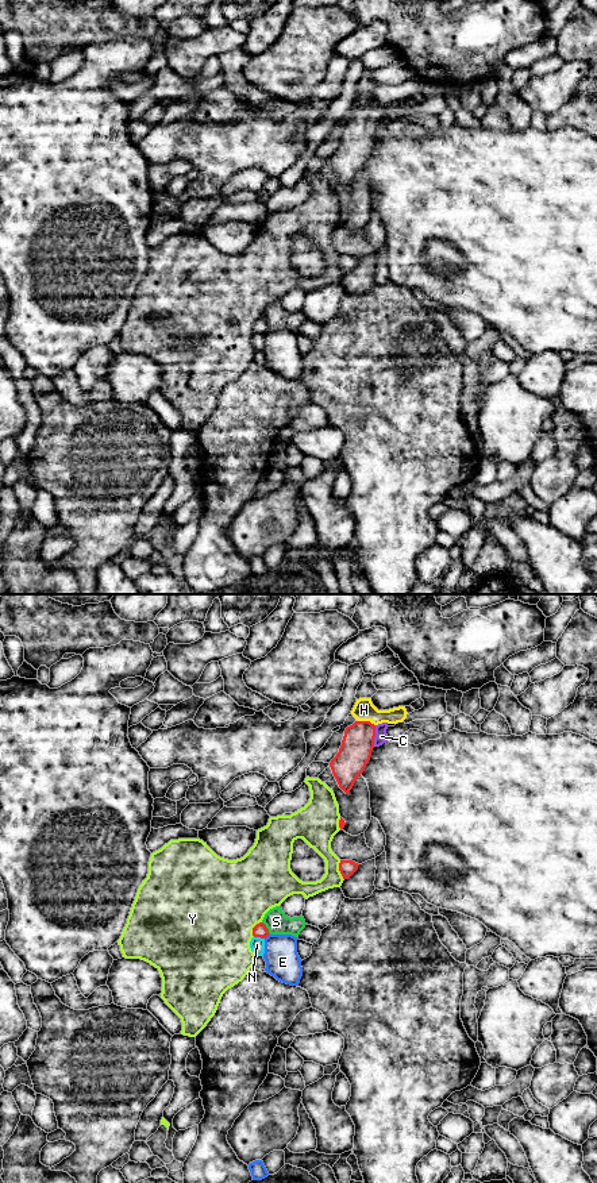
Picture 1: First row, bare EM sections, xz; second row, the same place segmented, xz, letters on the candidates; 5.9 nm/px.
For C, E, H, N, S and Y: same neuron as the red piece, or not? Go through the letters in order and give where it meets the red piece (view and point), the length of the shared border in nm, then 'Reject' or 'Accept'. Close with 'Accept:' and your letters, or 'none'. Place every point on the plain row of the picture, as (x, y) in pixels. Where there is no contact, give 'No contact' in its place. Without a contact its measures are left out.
C: Touches red at xz (374, 130). Shared border 120 nm. Reject
E: Touches red at xz (268, 330). Shared border 50 nm. Reject
H: Touches red at xz (366, 116). Shared border 110 nm. Accept
N: Touches red at xz (260, 331). Shared border 70 nm. Reject
S: Touches red at xz (266, 323). Shared border 90 nm. Reject
Y: Touches red at xz (339, 265). Shared border 120 nm. Reject
Accept: H

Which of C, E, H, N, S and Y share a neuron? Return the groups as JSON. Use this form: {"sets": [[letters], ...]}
{"sets": [["C"], ["E"], ["H"], ["N"], ["S"], ["Y"]]}

